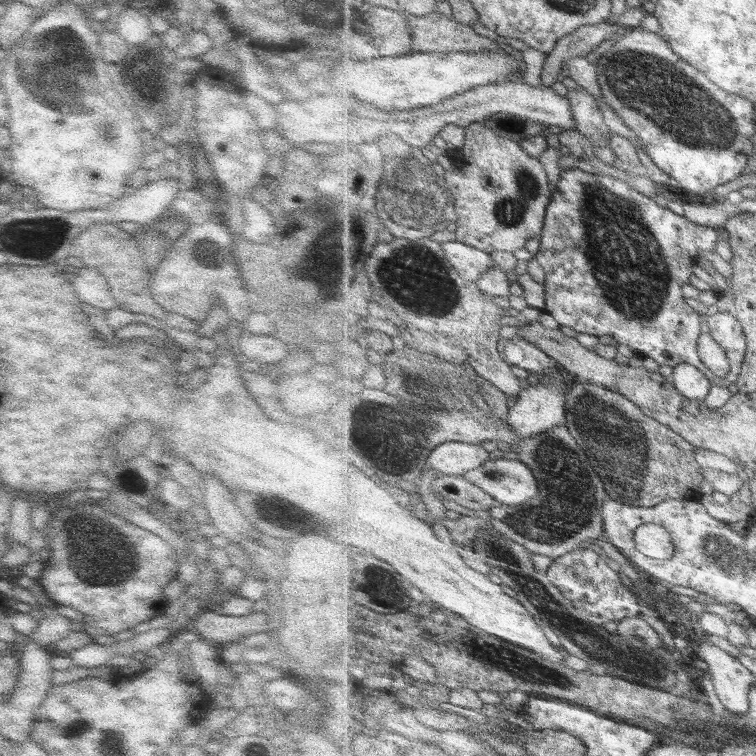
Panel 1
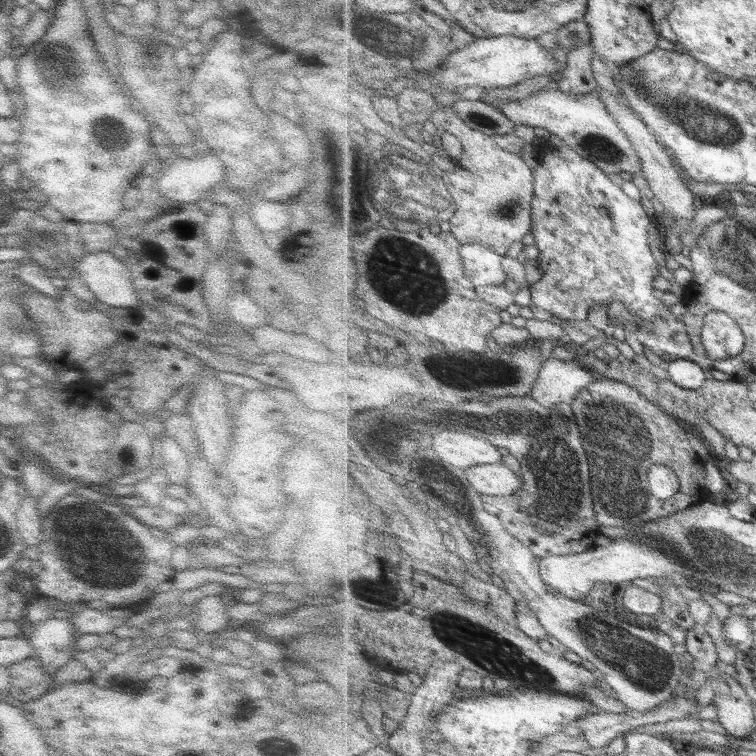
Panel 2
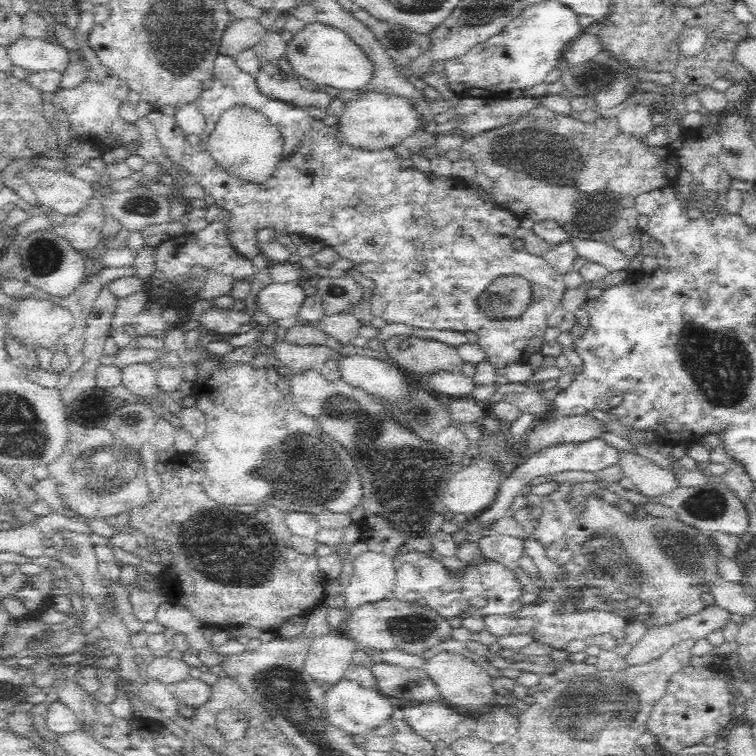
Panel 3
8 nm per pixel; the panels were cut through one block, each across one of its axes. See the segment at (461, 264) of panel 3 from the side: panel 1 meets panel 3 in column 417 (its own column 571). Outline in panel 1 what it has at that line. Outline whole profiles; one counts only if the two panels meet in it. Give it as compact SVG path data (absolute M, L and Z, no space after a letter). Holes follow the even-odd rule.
M574 168L568 171L563 171L560 175L560 182L556 190L553 190L553 196L551 203L546 210L546 223L543 227L543 231L540 234L541 250L534 256L539 262L539 265L544 269L546 274L545 288L547 294L547 304L542 310L545 313L550 314L557 323L561 325L569 326L577 333L591 334L593 336L611 336L618 343L631 346L636 355L639 357L652 358L659 365L671 366L671 368L677 367L681 363L692 364L703 371L716 386L729 386L729 384L737 384L739 379L739 373L742 371L743 361L747 350L747 339L741 342L741 360L731 360L731 372L727 377L720 377L712 373L709 368L705 366L705 363L701 360L701 356L698 353L698 340L701 336L701 324L702 318L699 311L691 308L687 302L685 302L683 294L681 294L681 286L683 284L691 284L691 276L693 276L693 266L697 265L700 261L699 253L713 252L717 240L726 235L723 230L716 229L715 227L706 227L695 224L691 220L687 220L685 216L679 216L675 212L671 212L669 208L659 206L655 200L652 200L649 196L644 196L641 192L634 190L630 185L623 183L621 180L614 179L609 176L593 175L583 172L583 170Z

